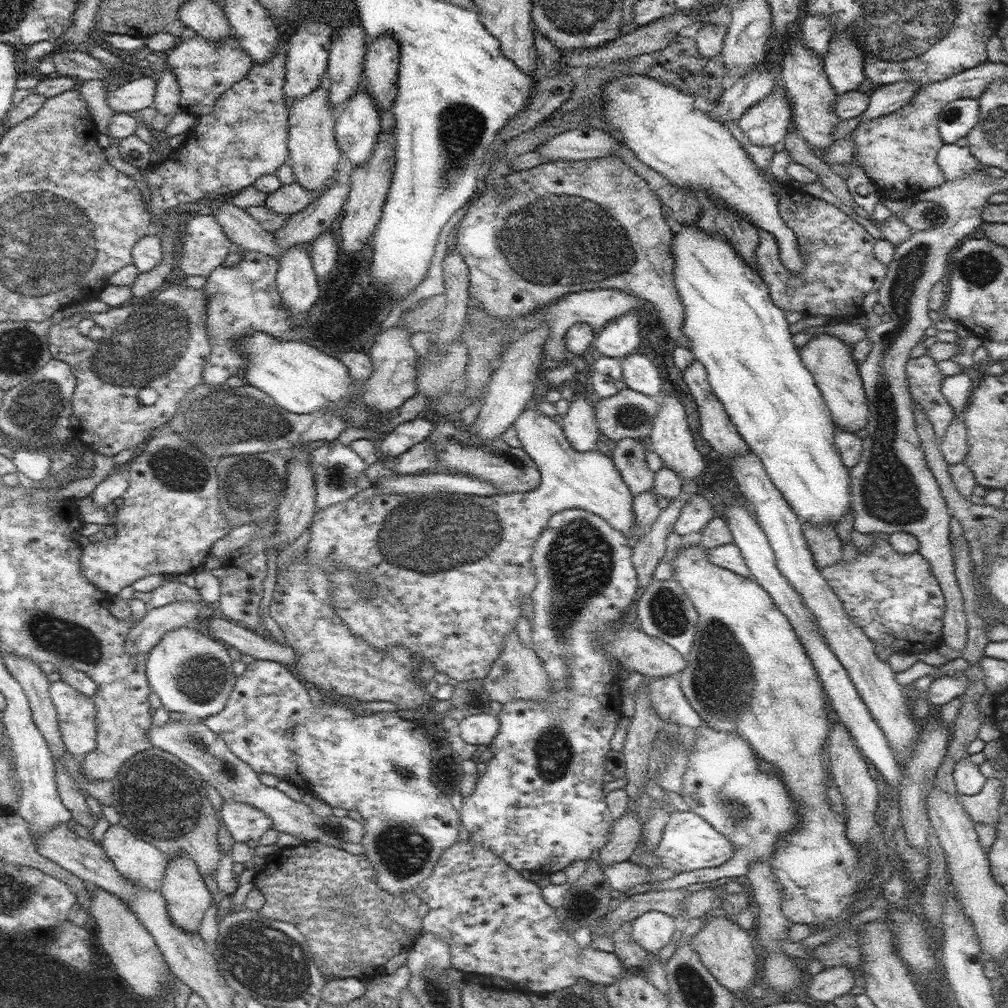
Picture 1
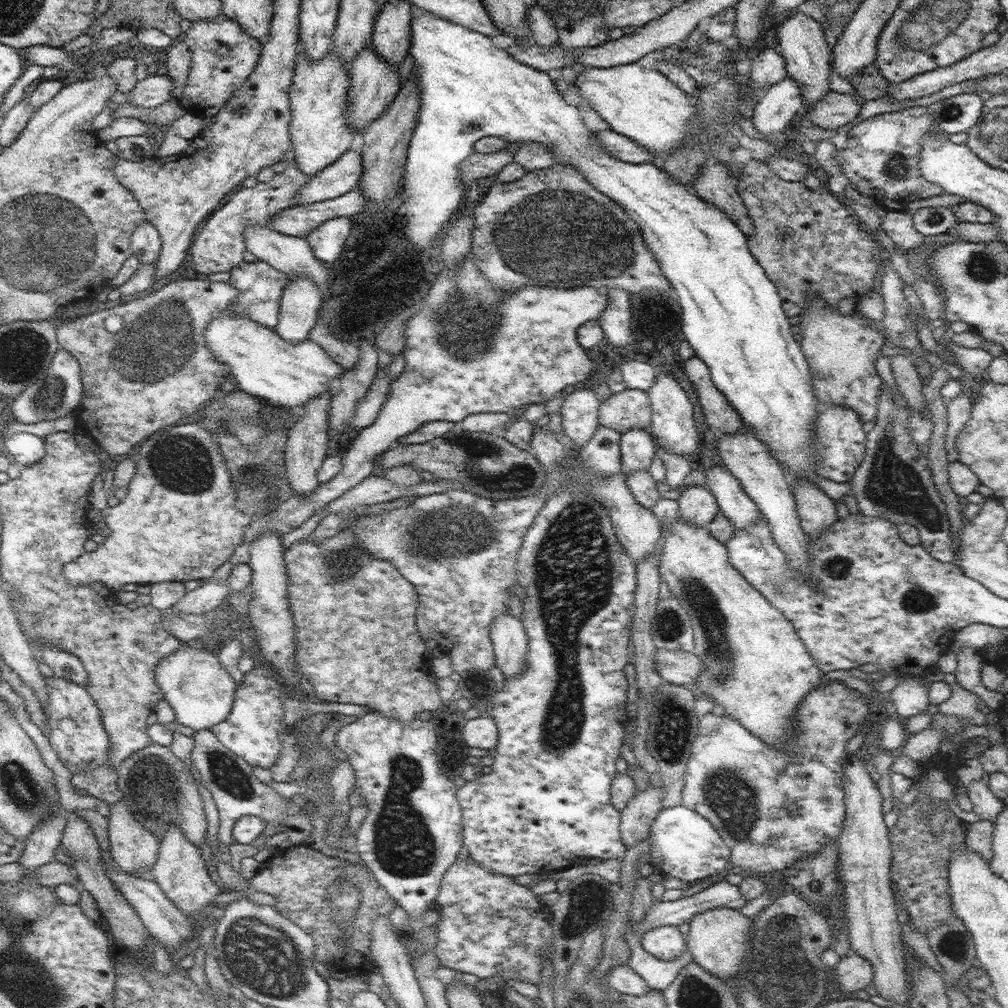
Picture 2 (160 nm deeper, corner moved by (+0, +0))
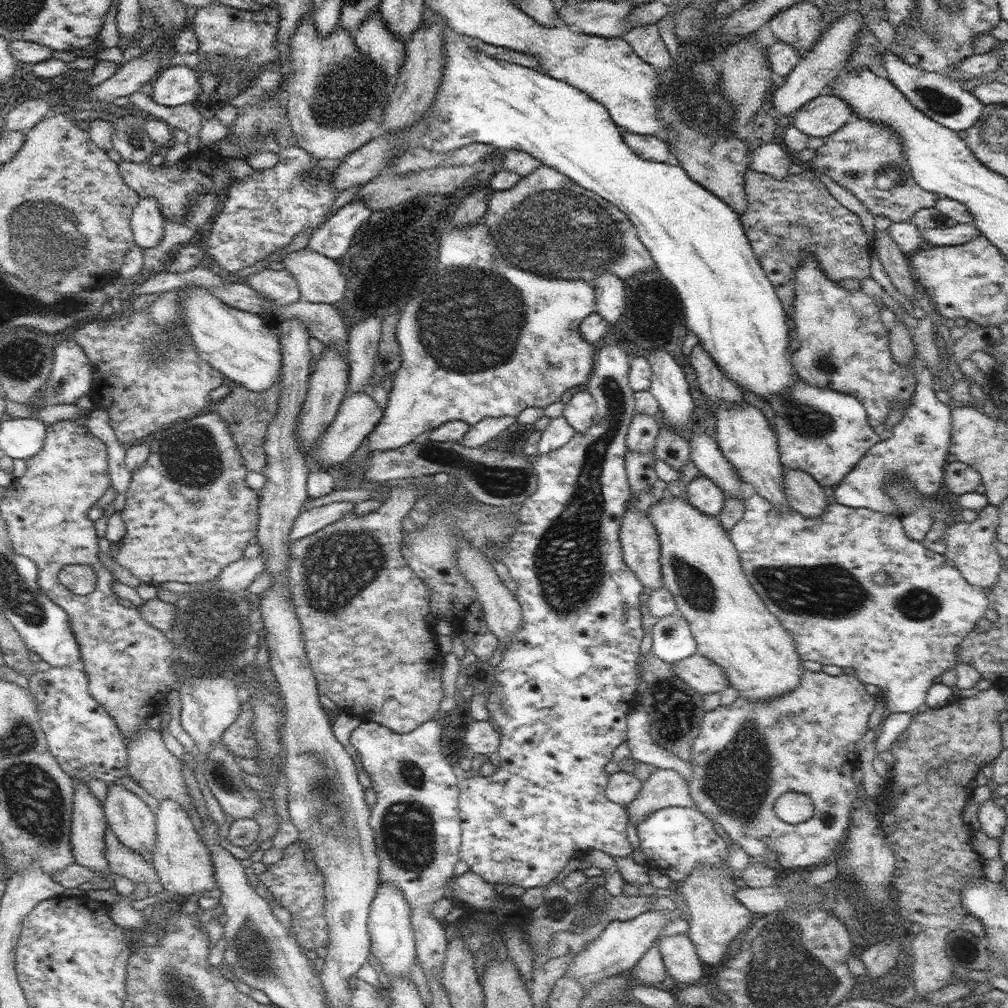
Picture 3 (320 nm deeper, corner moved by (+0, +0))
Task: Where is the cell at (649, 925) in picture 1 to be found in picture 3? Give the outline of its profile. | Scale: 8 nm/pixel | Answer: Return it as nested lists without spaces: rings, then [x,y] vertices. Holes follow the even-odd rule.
[[[688,934],[663,936],[660,950],[667,972],[678,983],[692,984],[704,978],[704,966]]]

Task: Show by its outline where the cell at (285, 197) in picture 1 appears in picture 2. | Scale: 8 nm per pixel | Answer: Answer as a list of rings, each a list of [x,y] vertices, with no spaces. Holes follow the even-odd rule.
[[[348,150],[339,160],[312,176],[306,185],[300,187],[296,195],[296,206],[336,199],[357,189],[362,171],[362,154]]]

